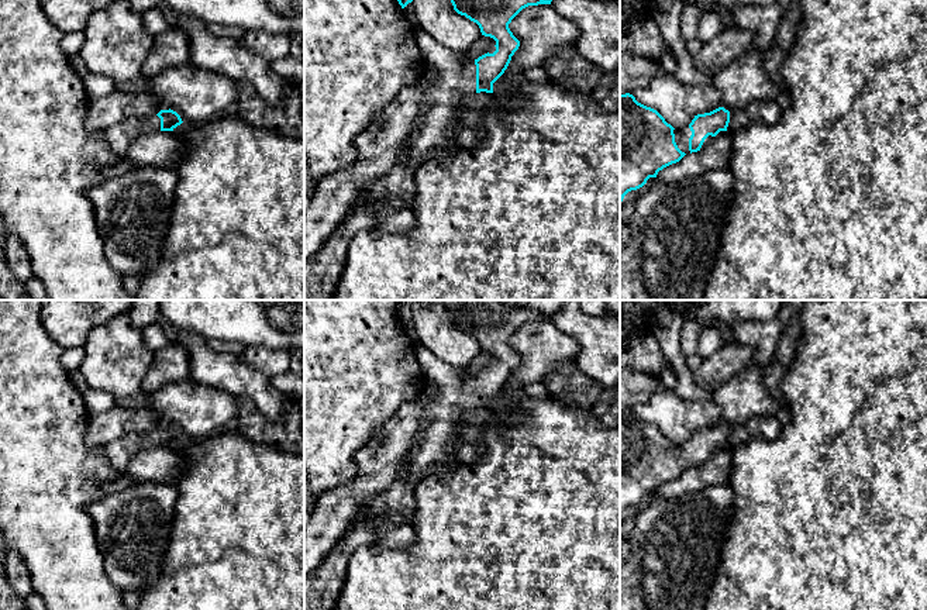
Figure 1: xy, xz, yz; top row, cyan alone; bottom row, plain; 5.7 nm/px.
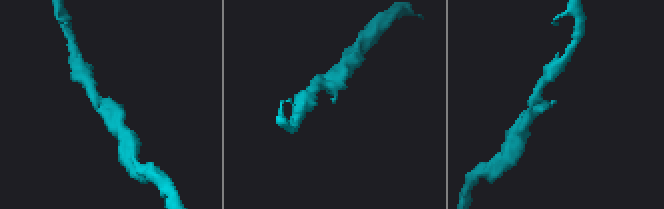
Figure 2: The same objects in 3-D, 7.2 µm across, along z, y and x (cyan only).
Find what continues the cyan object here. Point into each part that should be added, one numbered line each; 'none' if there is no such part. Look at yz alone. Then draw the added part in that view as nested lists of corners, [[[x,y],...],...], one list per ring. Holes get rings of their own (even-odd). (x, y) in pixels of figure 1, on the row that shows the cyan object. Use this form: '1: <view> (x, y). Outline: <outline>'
1: yz (682, 135). Outline: [[[686,125],[683,128],[675,128],[673,134],[675,134],[675,142],[676,142],[678,148],[685,154],[690,154],[689,138],[692,135],[692,131],[690,131],[689,125]]]

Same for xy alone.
1: xy (120, 135). Outline: [[[158,116],[131,117],[104,130],[108,149],[120,159],[128,151],[131,142],[144,134],[159,132],[161,118]]]

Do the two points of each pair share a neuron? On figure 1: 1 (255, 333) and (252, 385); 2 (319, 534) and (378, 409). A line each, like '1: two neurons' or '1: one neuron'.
1: two neurons
2: two neurons

